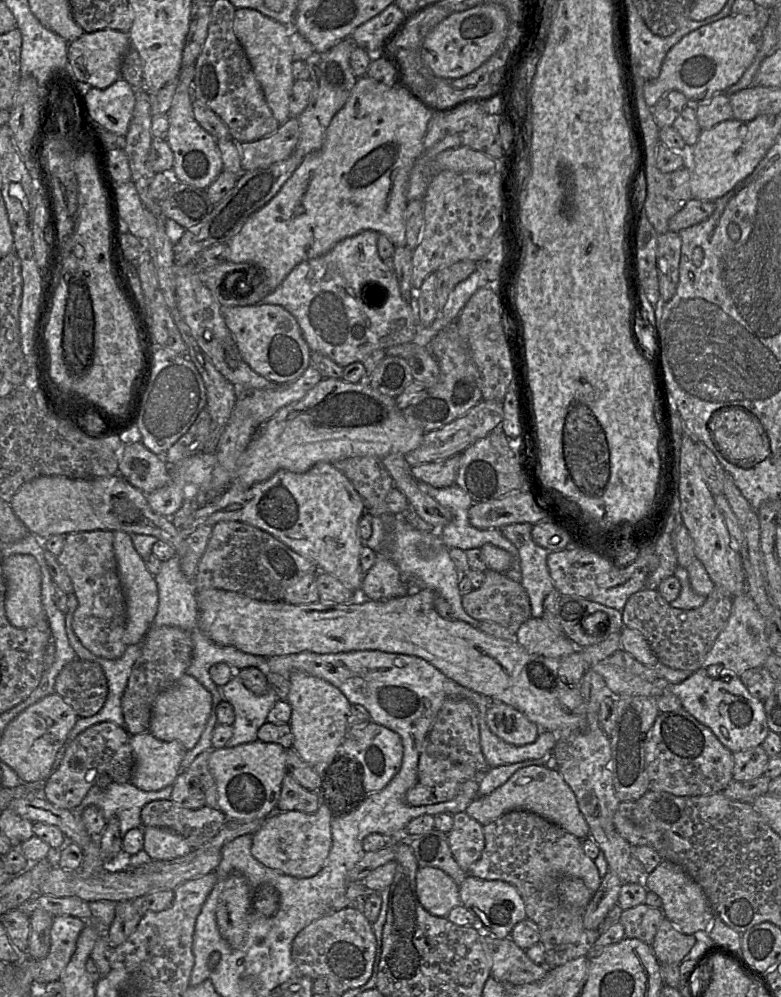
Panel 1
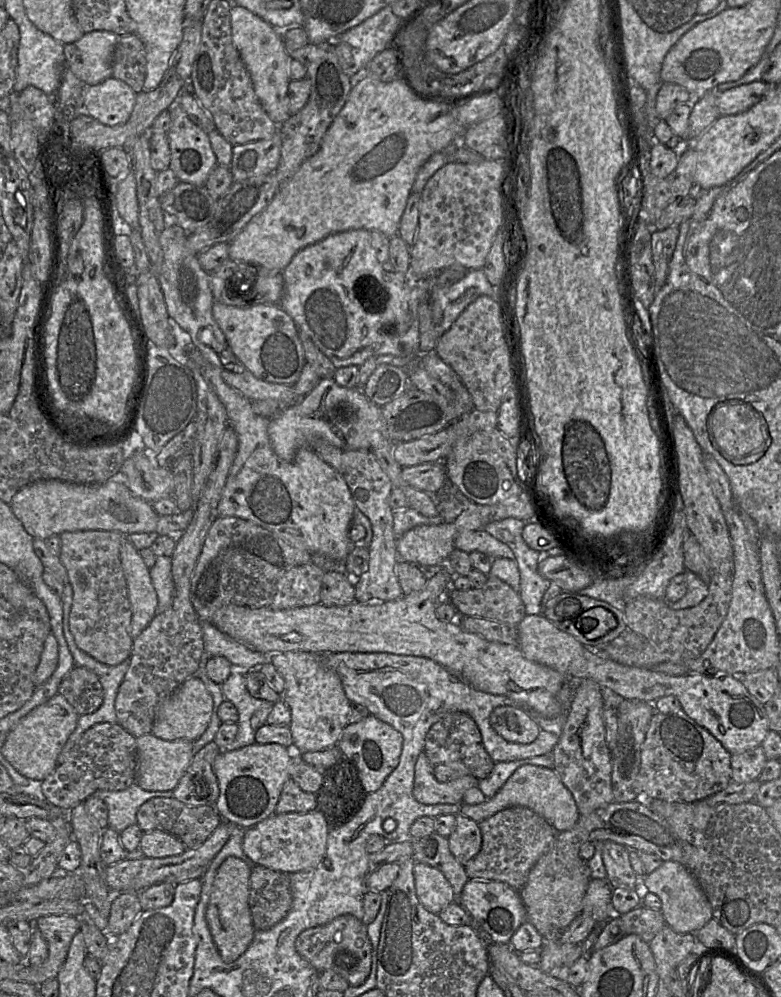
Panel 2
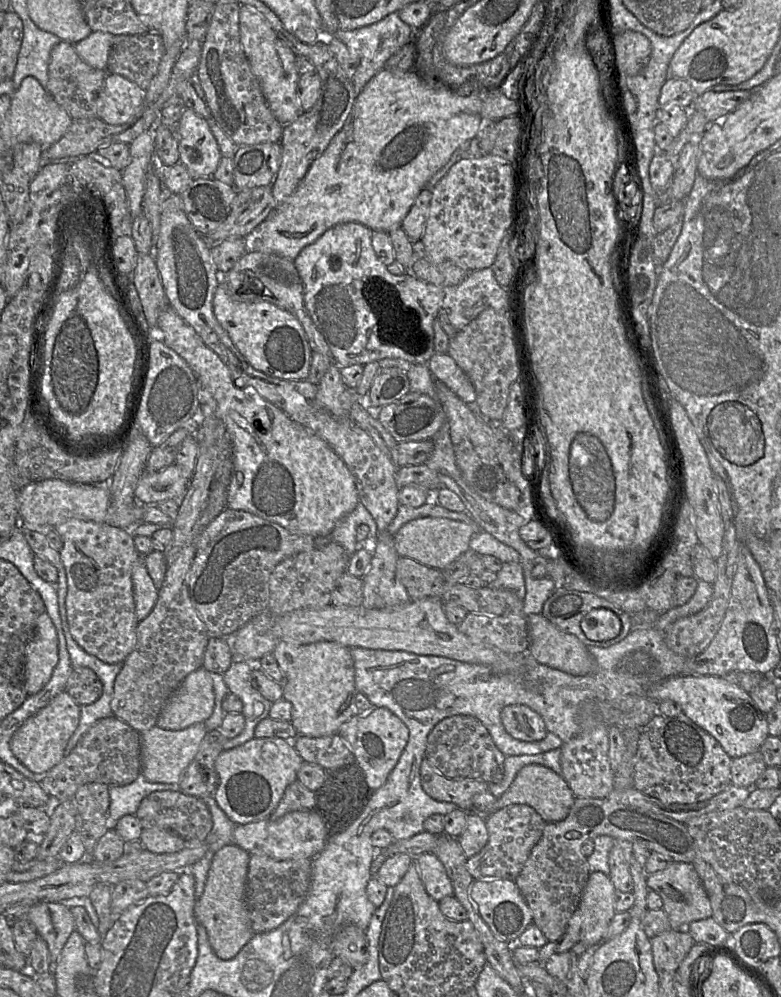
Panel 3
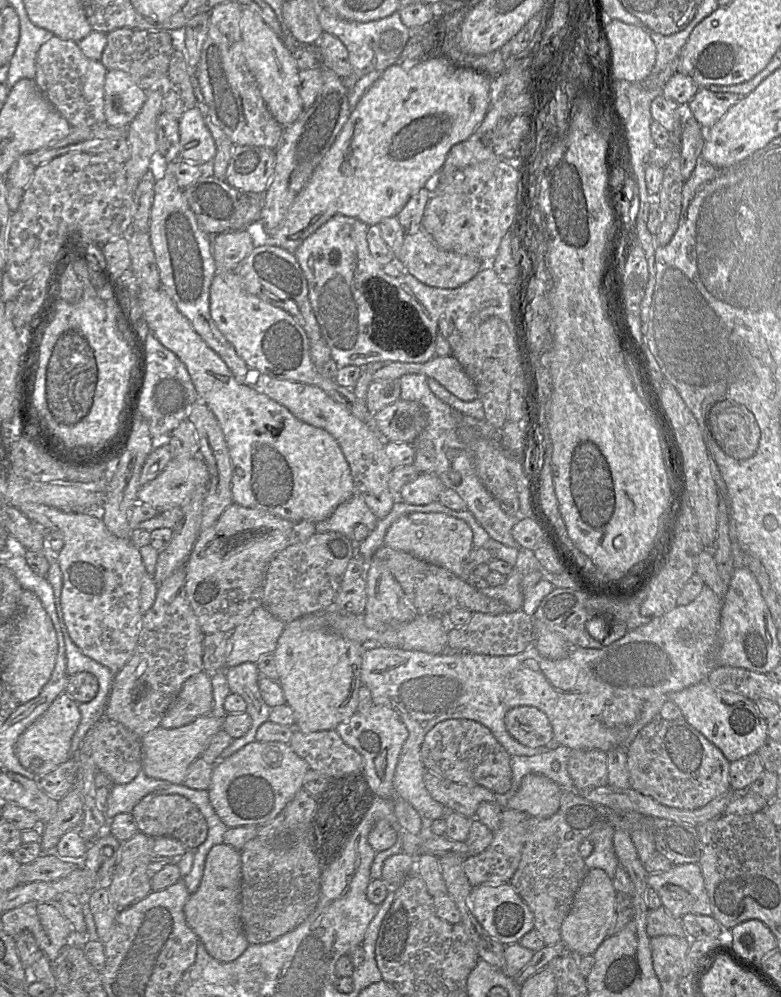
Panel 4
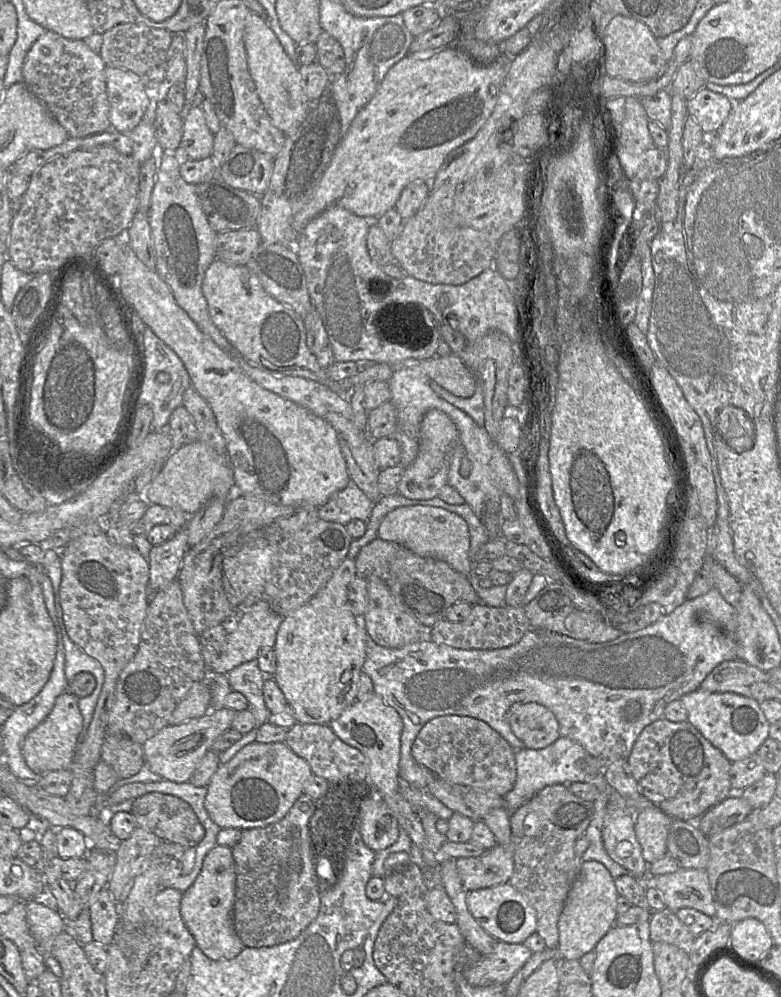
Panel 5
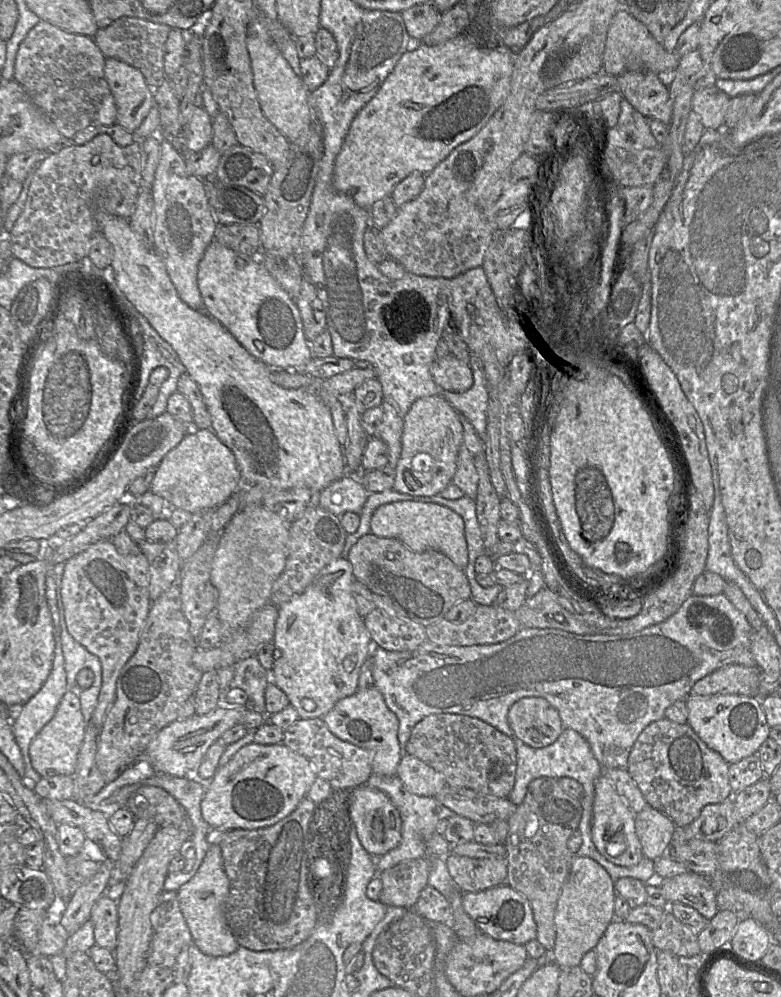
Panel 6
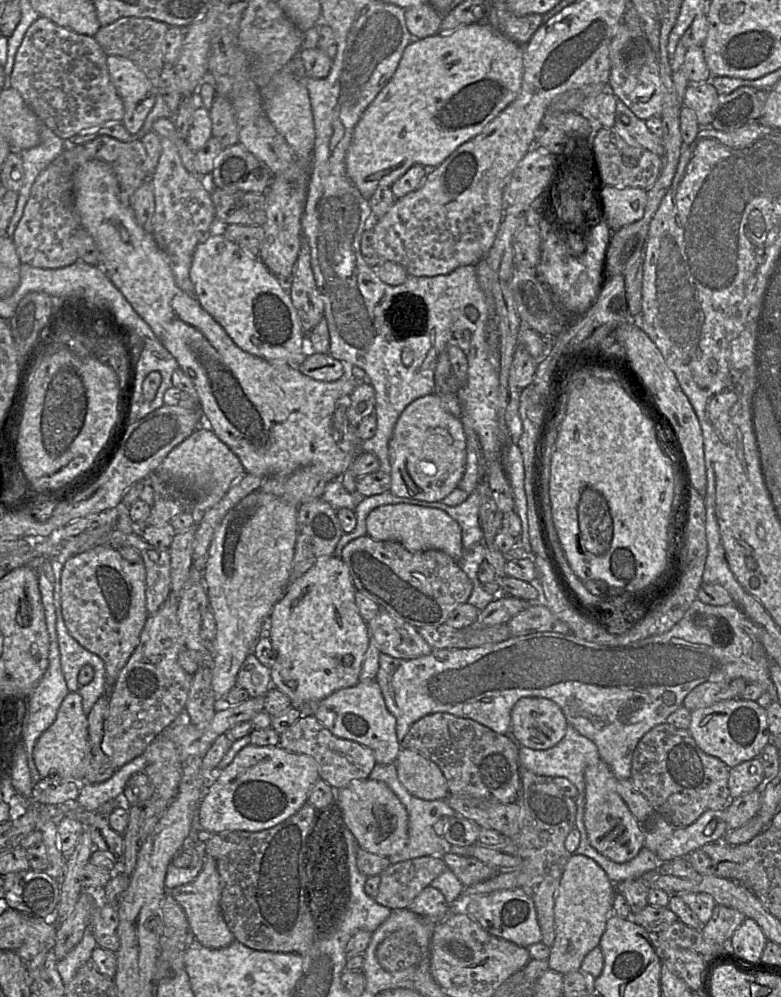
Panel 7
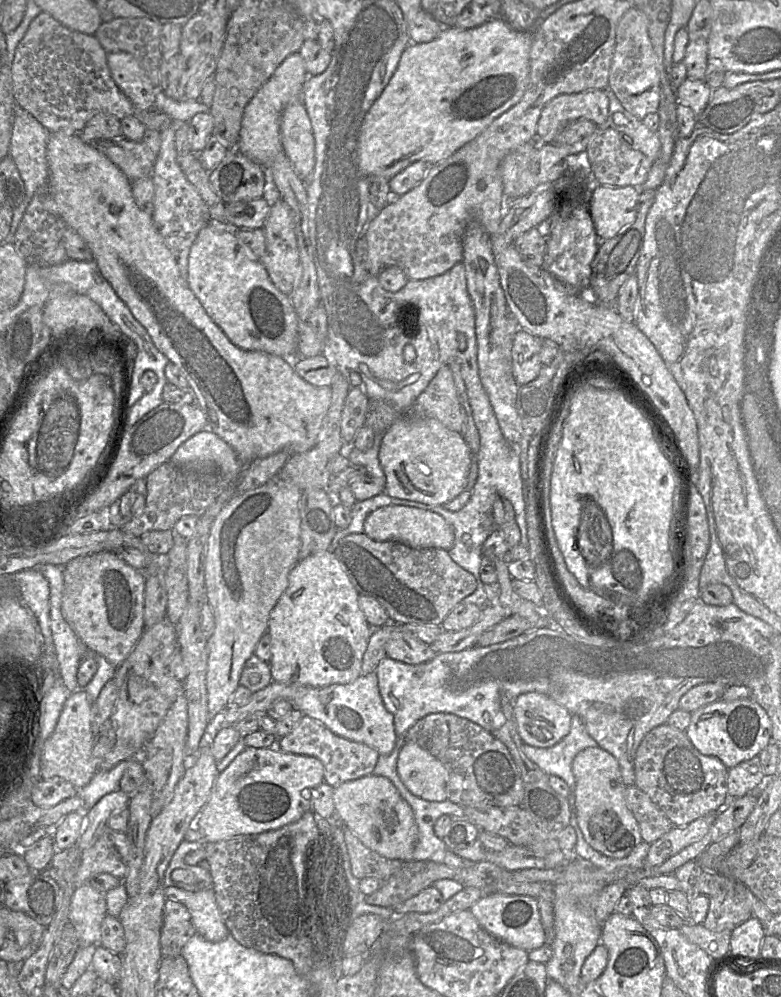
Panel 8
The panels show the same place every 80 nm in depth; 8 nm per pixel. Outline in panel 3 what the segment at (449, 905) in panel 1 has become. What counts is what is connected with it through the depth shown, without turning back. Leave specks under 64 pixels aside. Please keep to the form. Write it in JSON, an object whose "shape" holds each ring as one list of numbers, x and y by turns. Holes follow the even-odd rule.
{"shape":[[423,853,415,858,413,863,426,893,435,901,453,895,451,882,444,866,433,853]]}

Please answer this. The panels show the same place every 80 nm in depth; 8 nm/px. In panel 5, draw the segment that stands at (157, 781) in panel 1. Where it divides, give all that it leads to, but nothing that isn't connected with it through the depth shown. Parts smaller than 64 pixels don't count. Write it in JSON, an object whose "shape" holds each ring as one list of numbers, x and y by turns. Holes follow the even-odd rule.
{"shape":[[227,707,210,710,206,715,178,725,168,725,143,744,144,763,166,780,175,783,188,782,215,739,231,728,235,713]]}

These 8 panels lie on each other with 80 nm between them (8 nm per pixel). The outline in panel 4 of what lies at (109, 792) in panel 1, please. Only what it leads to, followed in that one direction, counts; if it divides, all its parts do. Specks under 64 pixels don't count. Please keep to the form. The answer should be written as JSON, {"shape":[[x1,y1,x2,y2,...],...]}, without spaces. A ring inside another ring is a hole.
{"shape":[[143,770,127,784,115,784,110,790,105,815,108,820,120,813,132,813,134,807,148,794,165,789,172,783,148,777]]}

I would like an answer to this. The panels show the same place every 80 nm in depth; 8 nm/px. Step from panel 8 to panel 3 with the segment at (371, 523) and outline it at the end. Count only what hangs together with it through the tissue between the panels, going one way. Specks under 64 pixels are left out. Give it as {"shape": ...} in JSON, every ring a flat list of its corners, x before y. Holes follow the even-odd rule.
{"shape":[[422,517,405,523,394,535,394,546,398,557,408,557,436,569,443,570,456,561,469,548,474,536,471,525,440,517]]}

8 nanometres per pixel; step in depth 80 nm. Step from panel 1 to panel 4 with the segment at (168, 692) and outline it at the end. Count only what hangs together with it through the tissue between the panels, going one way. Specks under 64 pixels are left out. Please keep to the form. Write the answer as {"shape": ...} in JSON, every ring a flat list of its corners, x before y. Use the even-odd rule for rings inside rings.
{"shape":[[203,670,184,682,160,726,166,729,179,728,199,717,211,715,213,701,211,676]]}

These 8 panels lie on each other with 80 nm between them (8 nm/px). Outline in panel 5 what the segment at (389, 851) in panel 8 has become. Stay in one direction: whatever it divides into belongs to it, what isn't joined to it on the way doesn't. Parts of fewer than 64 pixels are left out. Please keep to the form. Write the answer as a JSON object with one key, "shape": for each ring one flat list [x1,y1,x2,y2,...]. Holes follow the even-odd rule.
{"shape":[[376,794,370,795,362,802,359,825,363,842,374,852,390,847,399,837,396,817]]}

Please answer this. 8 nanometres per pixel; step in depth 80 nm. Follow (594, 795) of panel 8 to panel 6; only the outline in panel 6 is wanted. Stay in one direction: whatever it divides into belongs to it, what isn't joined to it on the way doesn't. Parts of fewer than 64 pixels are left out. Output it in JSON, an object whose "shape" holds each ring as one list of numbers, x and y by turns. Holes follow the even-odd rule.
{"shape":[[604,772,595,782,591,832,592,841,596,849,615,865,635,866,644,857,642,846,635,830,635,813,617,793,613,783]]}

